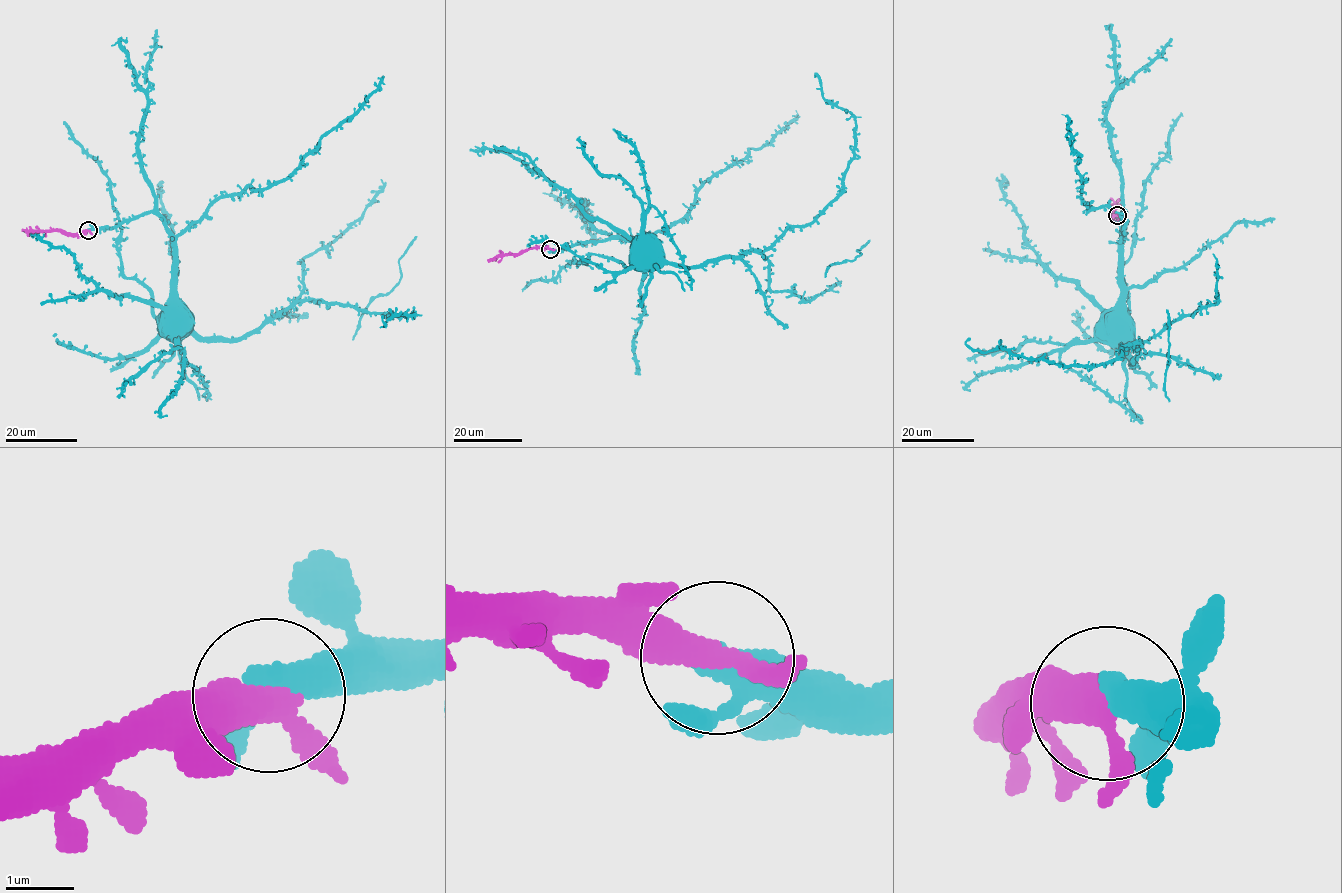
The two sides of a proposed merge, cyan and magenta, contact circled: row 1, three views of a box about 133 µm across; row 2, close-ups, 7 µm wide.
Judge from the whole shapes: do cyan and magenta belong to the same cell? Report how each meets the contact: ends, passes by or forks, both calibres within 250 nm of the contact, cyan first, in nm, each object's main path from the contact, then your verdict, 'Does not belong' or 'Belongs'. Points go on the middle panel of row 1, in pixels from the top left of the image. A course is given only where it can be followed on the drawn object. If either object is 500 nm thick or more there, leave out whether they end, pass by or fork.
At the ring cyan passes by. At the ring magenta passes by. Thickness 380 nm (cyan) against 360 nm. Course of cyan: (550, 249), (564, 250), (585, 243), (619, 238), (634, 242), (638, 251), (640, 247). Course of magenta: (550, 249), (528, 248), (518, 254), (497, 254), (487, 260). Belongs

